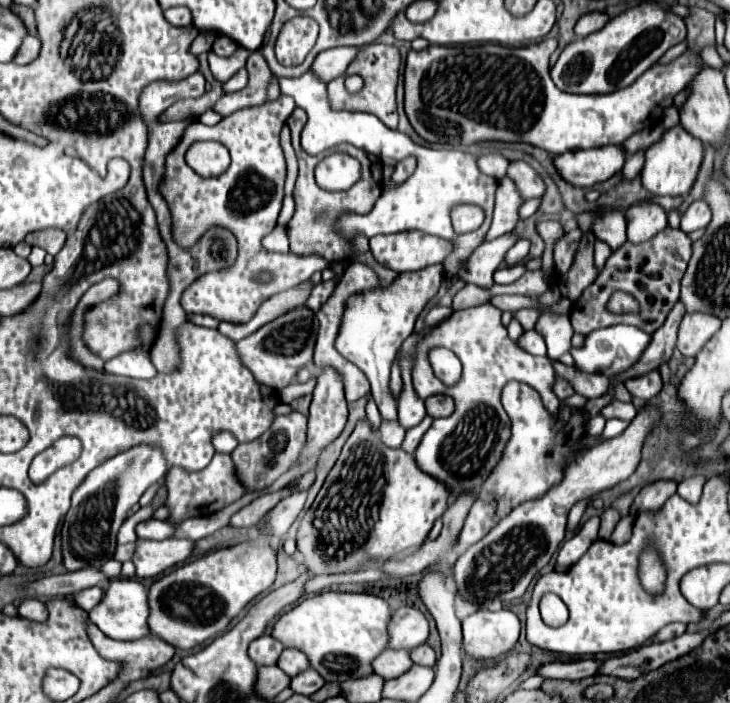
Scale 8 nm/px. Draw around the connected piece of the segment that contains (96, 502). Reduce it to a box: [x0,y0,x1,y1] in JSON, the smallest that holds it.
[63,444,167,572]

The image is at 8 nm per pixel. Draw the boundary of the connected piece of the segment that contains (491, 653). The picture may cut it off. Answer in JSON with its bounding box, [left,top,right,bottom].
[463,608,519,658]

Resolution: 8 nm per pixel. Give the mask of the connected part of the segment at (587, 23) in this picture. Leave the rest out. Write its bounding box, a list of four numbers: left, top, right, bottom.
[575,12,607,38]

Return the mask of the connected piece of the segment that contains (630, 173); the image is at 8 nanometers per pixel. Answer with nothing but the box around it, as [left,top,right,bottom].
[621,152,643,182]

